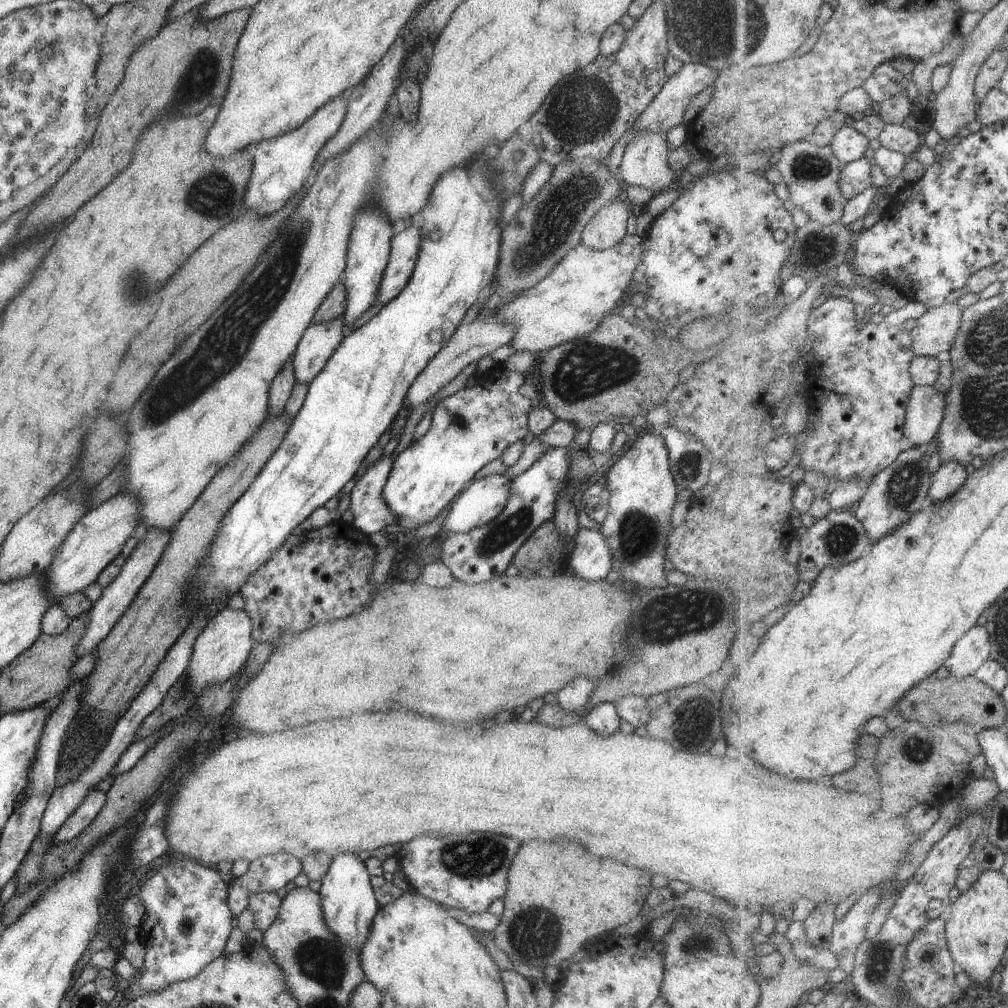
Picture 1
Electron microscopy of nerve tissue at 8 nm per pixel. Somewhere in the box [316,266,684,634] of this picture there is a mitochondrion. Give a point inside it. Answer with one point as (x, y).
(588, 369)

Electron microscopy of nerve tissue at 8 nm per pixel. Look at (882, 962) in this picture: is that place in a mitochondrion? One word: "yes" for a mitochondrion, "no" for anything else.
yes

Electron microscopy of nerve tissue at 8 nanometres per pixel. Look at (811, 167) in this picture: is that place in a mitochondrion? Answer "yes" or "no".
yes

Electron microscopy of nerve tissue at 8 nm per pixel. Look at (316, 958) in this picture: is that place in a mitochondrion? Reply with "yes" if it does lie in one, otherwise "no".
yes

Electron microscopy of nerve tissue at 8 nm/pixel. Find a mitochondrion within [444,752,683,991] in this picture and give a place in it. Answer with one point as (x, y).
(533, 937)

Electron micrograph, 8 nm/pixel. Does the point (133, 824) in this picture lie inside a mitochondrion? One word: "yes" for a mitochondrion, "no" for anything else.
no

